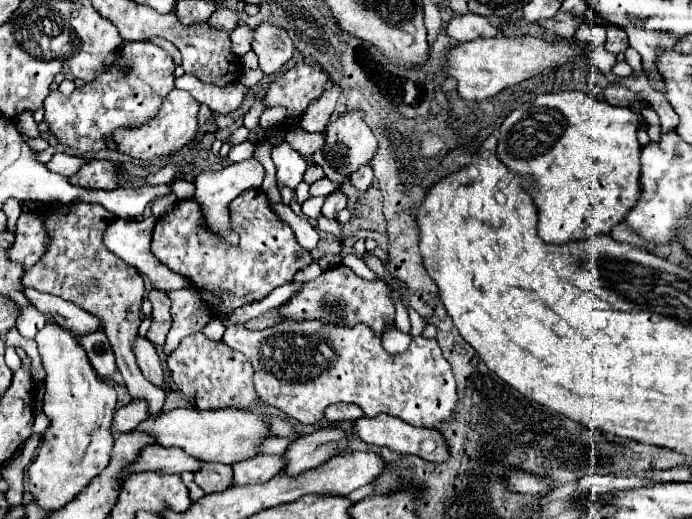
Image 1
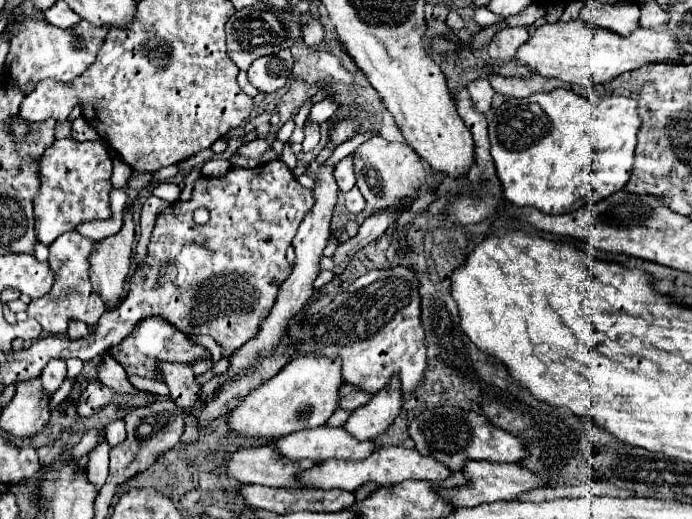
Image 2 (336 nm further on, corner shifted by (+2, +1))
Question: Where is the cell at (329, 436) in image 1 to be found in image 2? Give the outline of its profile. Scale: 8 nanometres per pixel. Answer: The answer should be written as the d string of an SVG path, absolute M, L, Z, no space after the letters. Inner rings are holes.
M391 378L391 382L383 390L379 390L379 394L375 394L369 404L357 408L351 414L343 428L347 428L347 432L361 442L373 440L375 436L385 432L389 424L399 416L401 406L403 396L399 390L399 378Z

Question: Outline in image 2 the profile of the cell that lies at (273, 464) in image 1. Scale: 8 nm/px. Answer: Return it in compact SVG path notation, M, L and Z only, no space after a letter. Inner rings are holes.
M329 426L287 434L287 438L279 438L275 446L283 456L293 460L301 460L301 458L365 460L377 448L373 440L359 442L345 428L329 428Z

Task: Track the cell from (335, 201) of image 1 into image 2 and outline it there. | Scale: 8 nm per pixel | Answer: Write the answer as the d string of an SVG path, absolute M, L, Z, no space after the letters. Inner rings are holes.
M351 154L345 156L337 168L335 168L335 178L337 178L337 186L341 192L347 192L355 186L355 174L353 174L353 158Z

